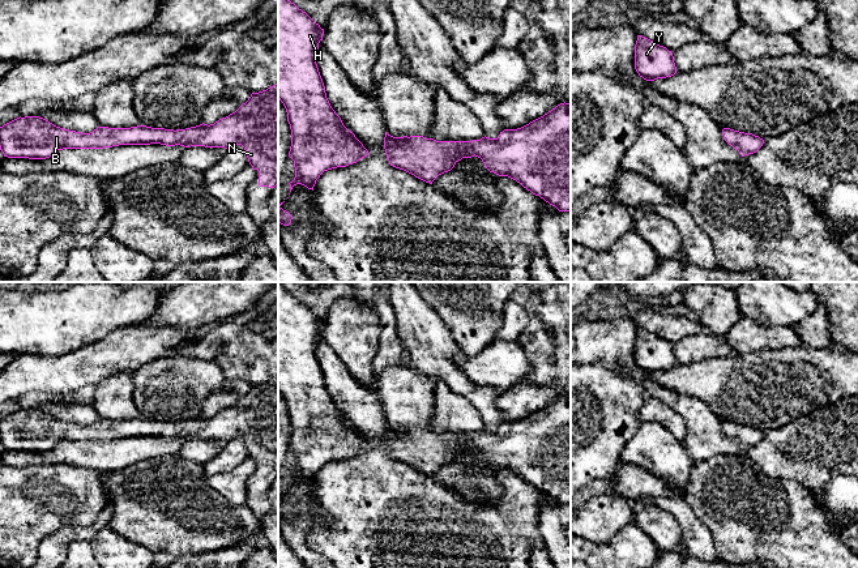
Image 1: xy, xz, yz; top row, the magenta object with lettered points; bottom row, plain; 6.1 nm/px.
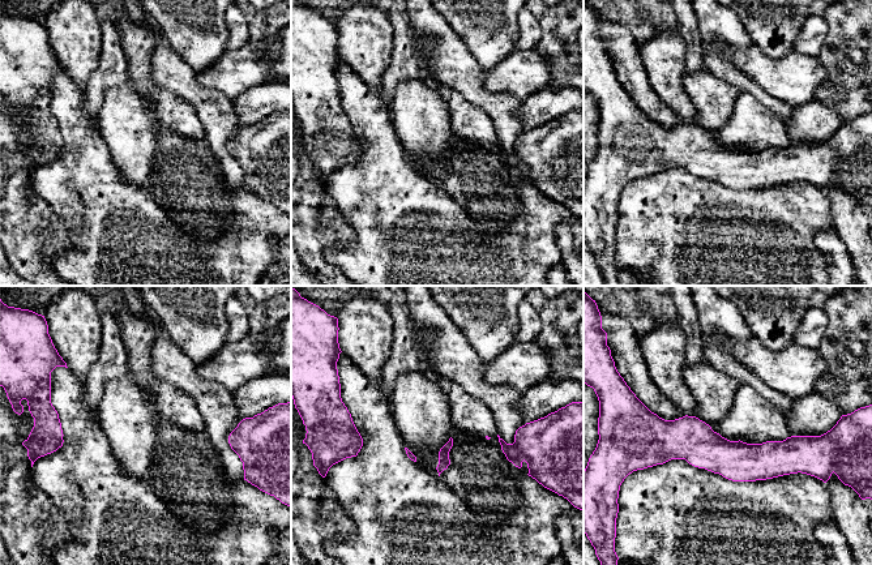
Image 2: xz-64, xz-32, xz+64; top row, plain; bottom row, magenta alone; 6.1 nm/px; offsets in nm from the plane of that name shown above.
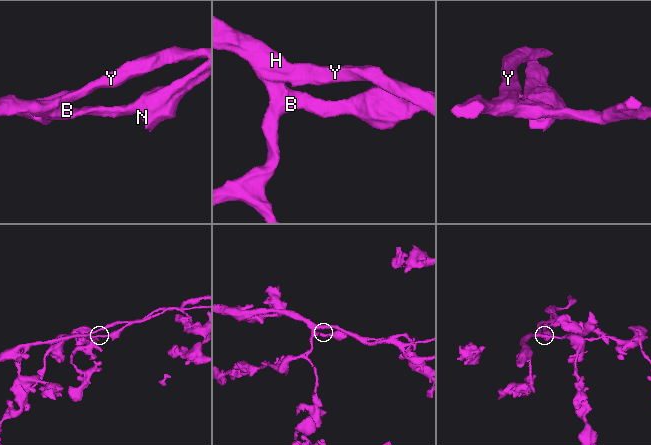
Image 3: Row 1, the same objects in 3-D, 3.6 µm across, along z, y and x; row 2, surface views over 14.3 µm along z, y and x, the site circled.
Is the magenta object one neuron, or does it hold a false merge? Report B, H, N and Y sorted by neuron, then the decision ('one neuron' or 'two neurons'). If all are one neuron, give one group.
B H N Y; one neuron

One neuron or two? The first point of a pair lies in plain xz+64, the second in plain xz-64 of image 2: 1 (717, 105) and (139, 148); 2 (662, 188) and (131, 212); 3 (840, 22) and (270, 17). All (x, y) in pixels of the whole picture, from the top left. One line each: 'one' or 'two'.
1: one
2: one
3: one

